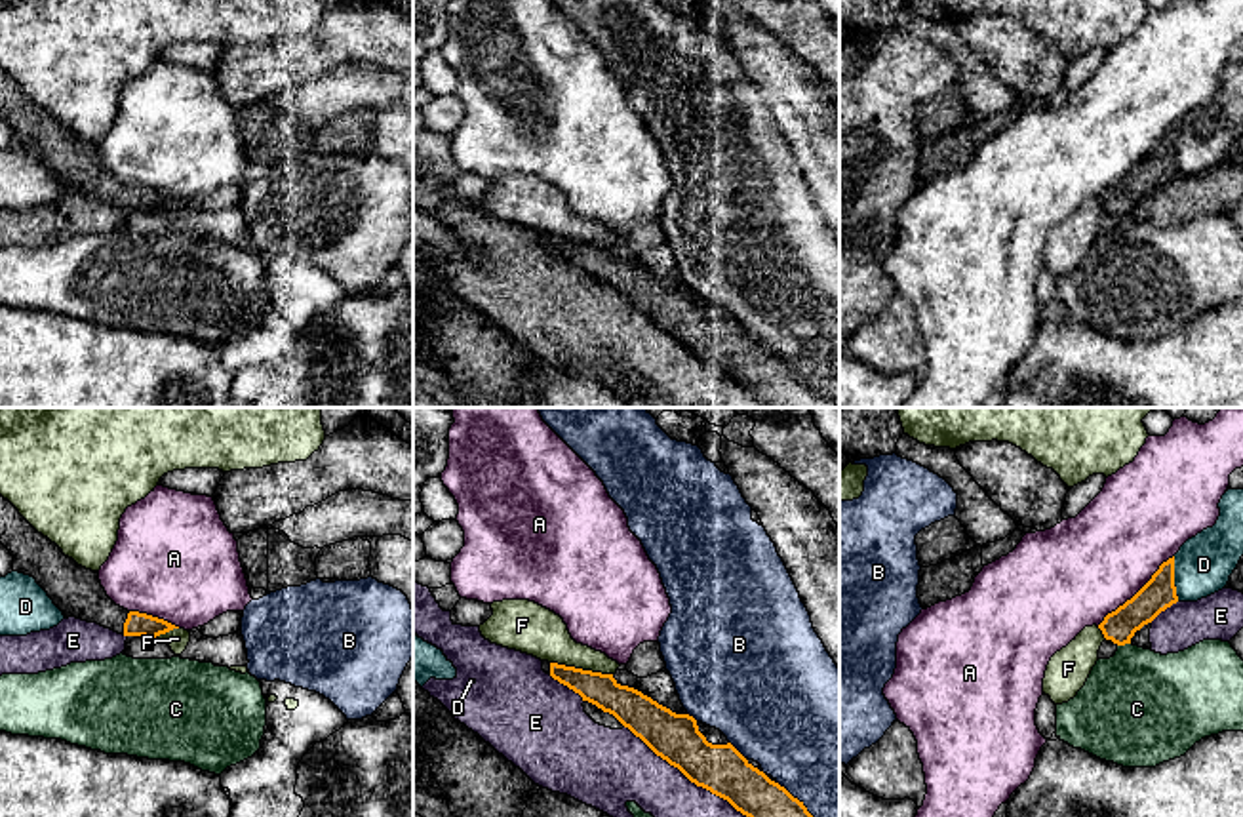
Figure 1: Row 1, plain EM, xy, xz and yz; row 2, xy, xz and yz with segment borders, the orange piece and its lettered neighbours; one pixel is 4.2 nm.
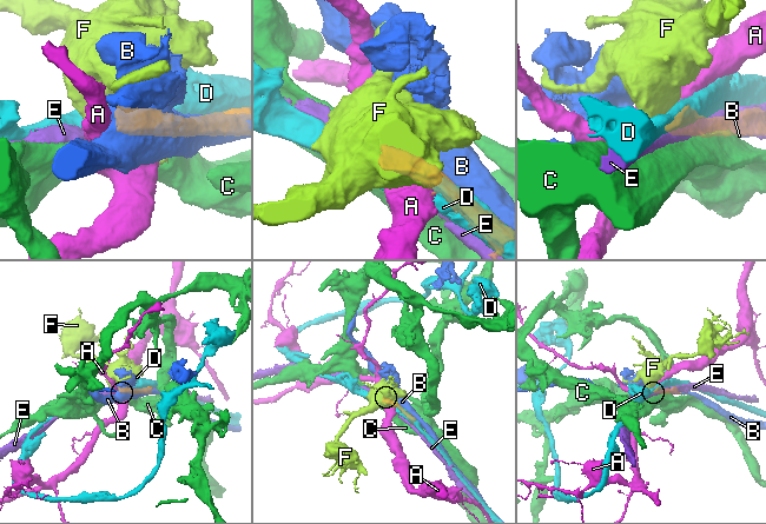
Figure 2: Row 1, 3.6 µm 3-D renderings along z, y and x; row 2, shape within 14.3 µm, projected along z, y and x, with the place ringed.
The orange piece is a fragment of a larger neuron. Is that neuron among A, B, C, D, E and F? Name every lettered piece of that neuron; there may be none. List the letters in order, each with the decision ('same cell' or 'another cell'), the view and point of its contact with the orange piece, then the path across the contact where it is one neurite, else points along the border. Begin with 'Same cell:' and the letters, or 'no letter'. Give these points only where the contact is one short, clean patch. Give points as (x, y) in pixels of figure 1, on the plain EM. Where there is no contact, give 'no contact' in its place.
Same cell: no letter
A: another cell; meets orange in yz at (1137, 166)
B: another cell; meets orange in xz at (737, 324)
C: another cell; meets orange in yz at (1124, 218)
D: another cell; meets orange in yz at (1173, 153)
E: another cell; meets orange in xz at (695, 357)
F: another cell; meets orange in xz at (581, 242); border along xz (551, 235), (611, 248)

